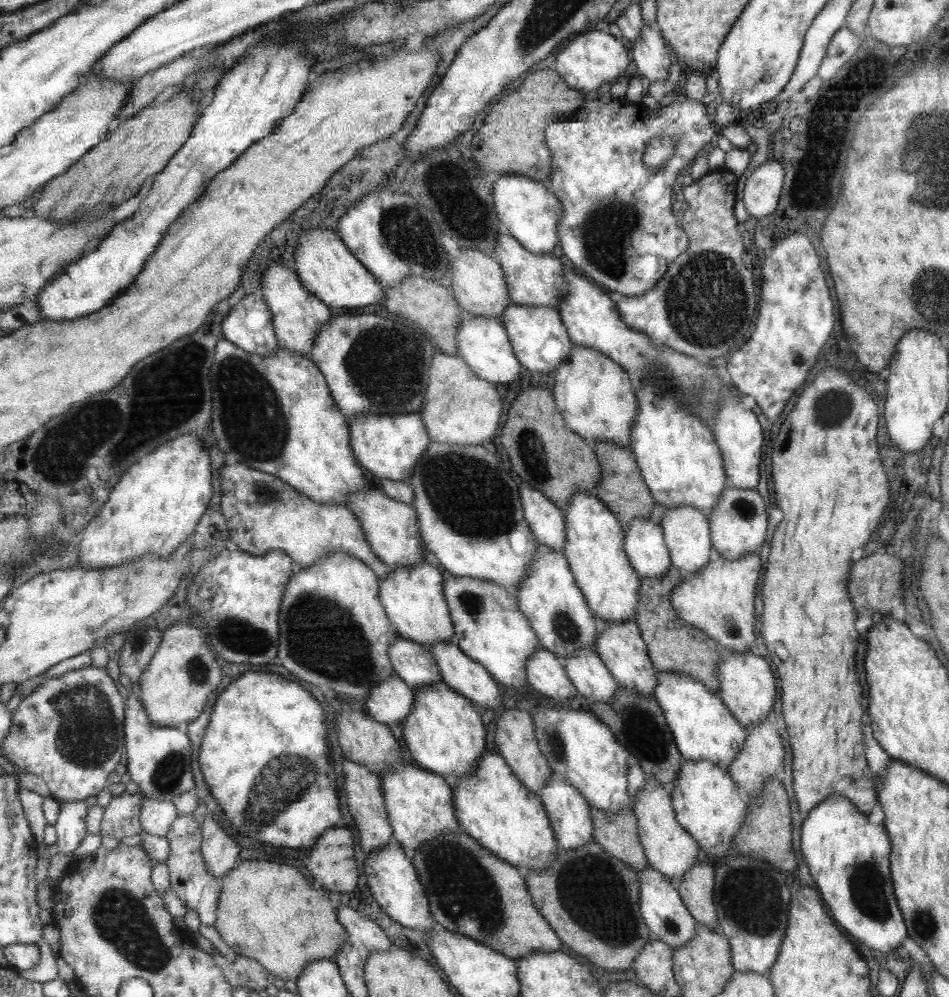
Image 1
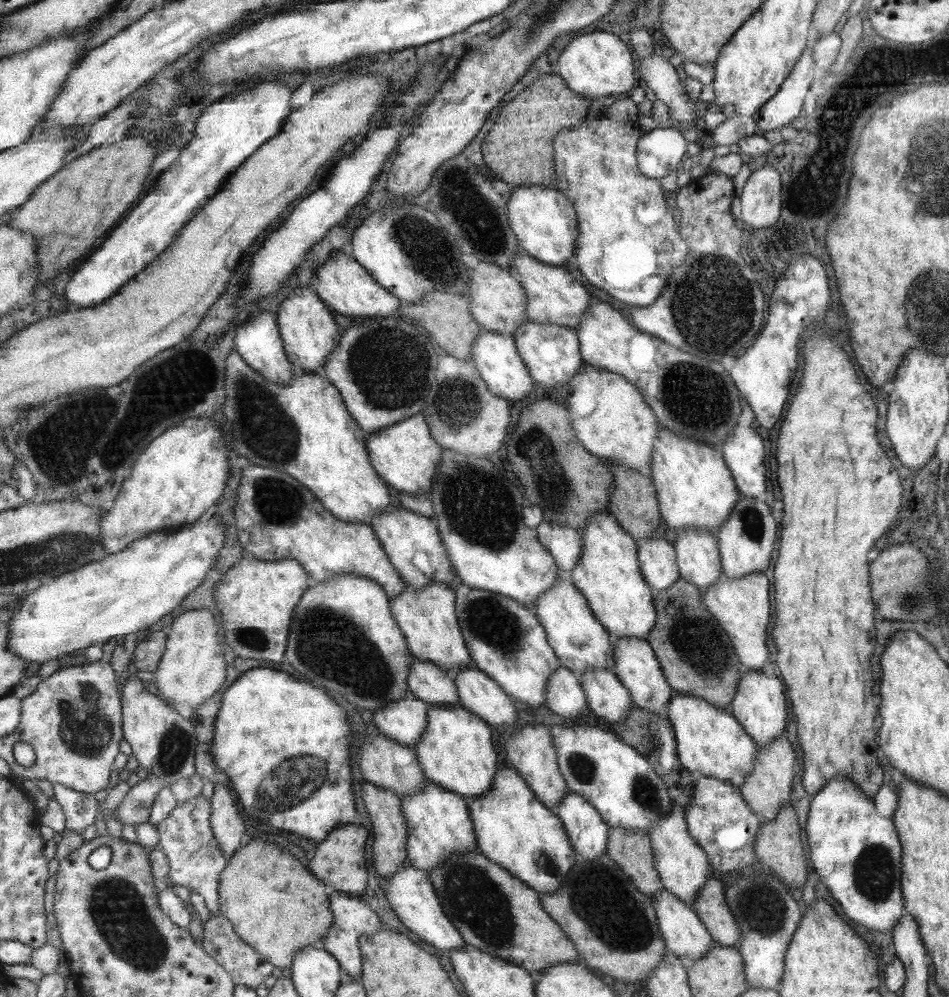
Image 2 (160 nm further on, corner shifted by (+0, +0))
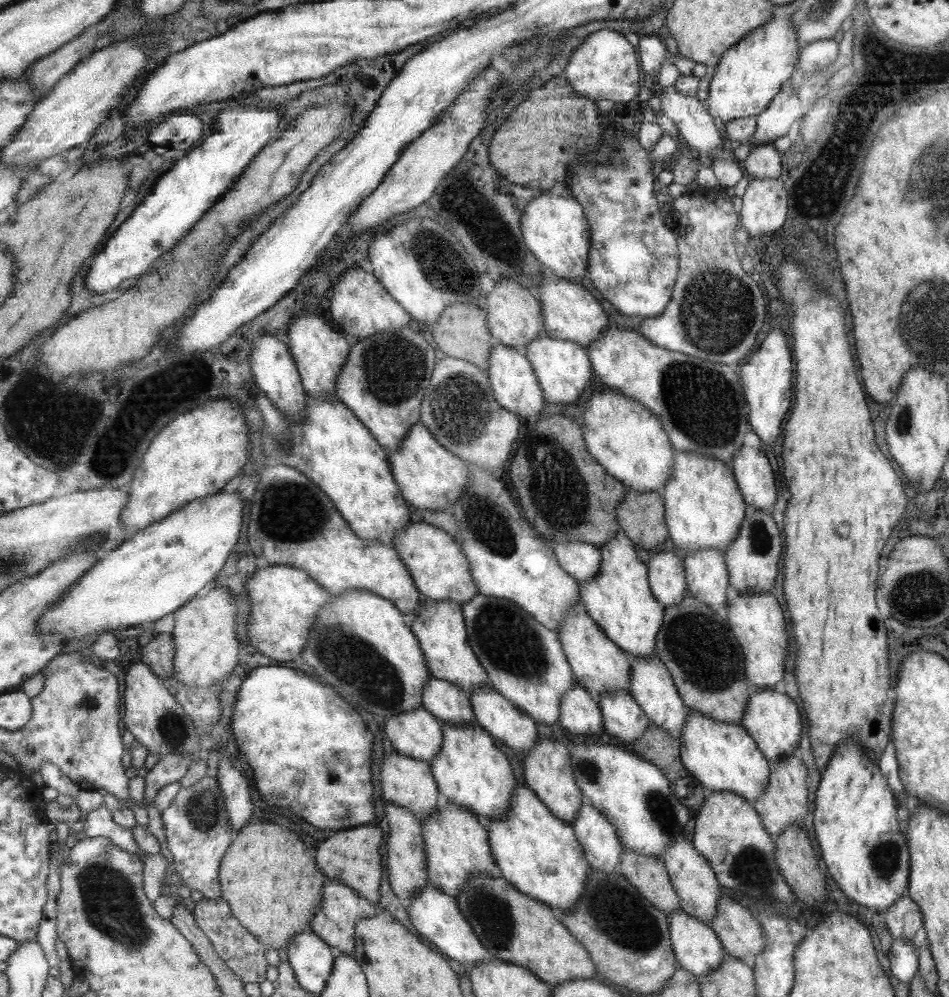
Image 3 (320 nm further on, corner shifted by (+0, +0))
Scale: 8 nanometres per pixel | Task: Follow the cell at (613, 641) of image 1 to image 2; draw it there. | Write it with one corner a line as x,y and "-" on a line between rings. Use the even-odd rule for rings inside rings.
619,638
615,650
615,665
613,671
619,681
629,690
633,705
649,712
667,714
666,706
673,697
672,687
668,685
664,677
660,663
657,661
655,651
645,639

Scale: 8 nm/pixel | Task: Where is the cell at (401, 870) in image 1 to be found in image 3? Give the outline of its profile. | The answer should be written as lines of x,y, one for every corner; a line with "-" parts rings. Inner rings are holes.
429,884
424,886
412,900
405,903
410,920
416,930
427,940
431,940
440,950
445,950
449,958
464,964
466,967
475,966
492,958
490,950
482,944
480,936
476,933
473,925
461,910
456,897
445,894
438,886

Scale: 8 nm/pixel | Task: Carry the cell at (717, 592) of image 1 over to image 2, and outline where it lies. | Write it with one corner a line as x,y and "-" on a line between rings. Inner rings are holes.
761,572
748,574
743,578
723,578
721,582
701,592
702,603
710,615
725,630
740,658
748,670
758,672
769,658
767,650
767,624
769,624
769,582

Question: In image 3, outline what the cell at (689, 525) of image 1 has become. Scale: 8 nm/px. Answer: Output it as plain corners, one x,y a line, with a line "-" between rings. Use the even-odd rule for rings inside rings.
714,549
697,551
685,556
685,584
690,596
714,611
726,608
727,571
721,553

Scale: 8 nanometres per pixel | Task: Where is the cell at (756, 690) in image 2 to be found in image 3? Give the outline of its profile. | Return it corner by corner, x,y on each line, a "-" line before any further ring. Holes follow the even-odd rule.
758,690
748,698
741,726
752,735
769,763
781,762
792,756
793,748
797,747
797,740
801,736
801,718
797,706
775,690

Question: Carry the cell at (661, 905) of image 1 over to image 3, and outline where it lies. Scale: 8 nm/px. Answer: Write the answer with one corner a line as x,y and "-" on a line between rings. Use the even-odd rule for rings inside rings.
678,909
667,916
671,934
672,950
678,967
689,971
697,980
708,976
716,968
720,968
726,956
724,947
715,931
709,924
697,920
695,916

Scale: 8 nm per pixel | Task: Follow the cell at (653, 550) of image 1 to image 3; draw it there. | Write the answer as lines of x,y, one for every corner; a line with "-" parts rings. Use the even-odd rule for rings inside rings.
655,551
647,567
648,586
657,602
664,607
679,604
686,595
690,595
685,584
684,563
673,552

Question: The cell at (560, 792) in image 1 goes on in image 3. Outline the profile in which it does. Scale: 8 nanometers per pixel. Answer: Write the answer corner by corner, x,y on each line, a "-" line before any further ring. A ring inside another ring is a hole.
586,801
581,804
571,827
592,870
605,874
617,871
623,846
612,823
596,807

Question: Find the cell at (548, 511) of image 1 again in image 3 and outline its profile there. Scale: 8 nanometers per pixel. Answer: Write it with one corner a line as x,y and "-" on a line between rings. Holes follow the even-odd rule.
551,542
556,560
576,582
585,583
597,576
601,564
599,549
583,542

